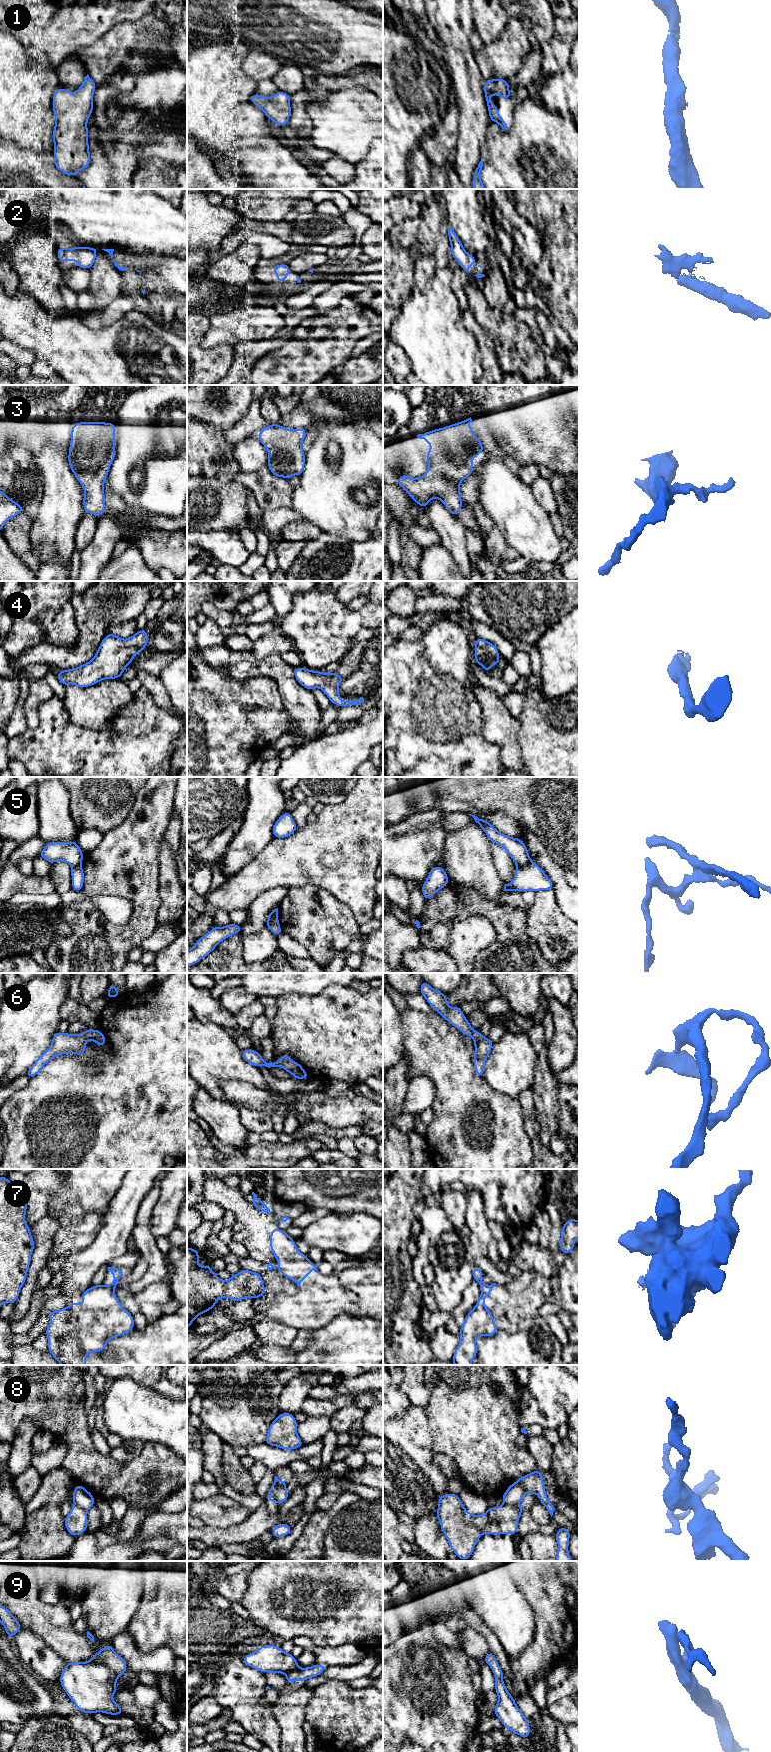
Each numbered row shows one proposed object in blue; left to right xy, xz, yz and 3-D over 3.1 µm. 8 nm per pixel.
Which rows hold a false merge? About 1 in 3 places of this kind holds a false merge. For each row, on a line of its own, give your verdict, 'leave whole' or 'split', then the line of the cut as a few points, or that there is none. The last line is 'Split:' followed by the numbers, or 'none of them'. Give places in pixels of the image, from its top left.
1: leave whole; cut none
2: leave whole; cut none
3: leave whole; cut none
4: leave whole; cut none
5: split; cut yz (530, 859), (524, 865), (517, 865)
6: leave whole; cut none
7: split; cut xy (118, 1302), (108, 1308), (94, 1308), (83, 1304)
8: split; cut xz (285, 1485), (279, 1486), (275, 1490), (275, 1501)
9: leave whole; cut none
Split: 5, 7, 8

